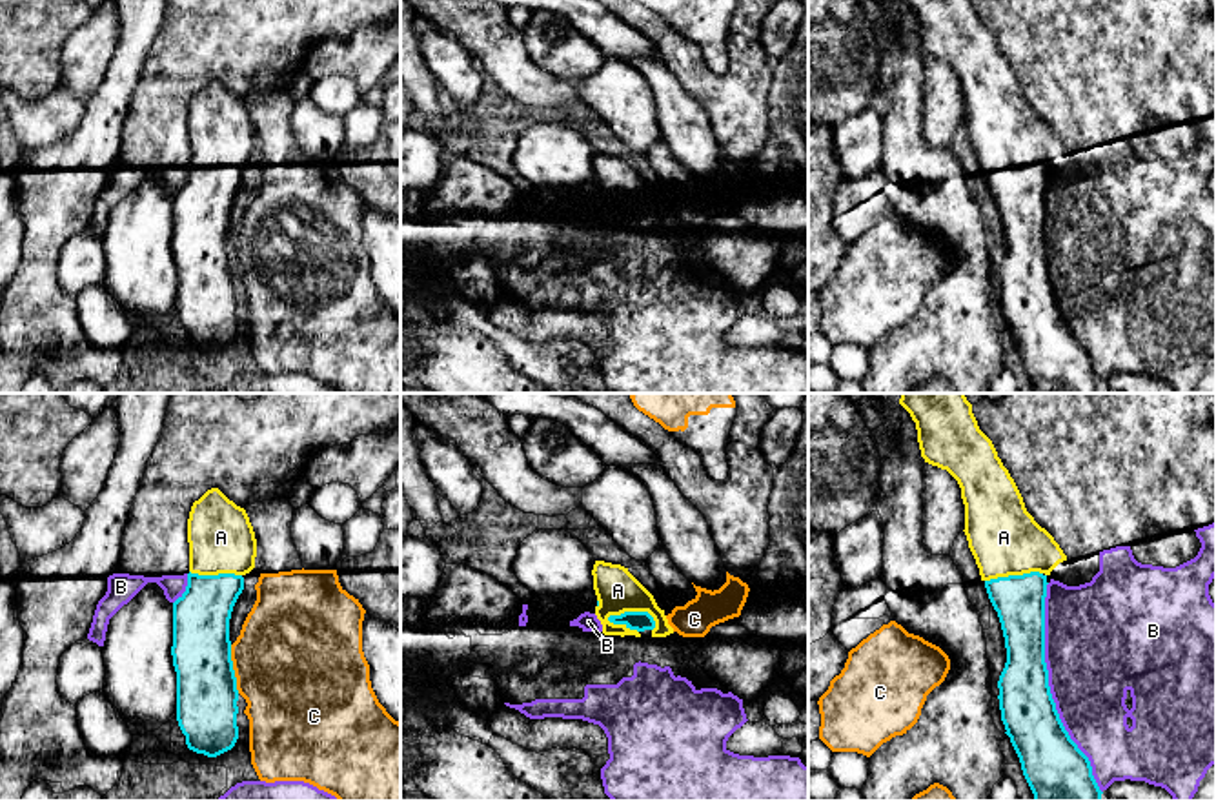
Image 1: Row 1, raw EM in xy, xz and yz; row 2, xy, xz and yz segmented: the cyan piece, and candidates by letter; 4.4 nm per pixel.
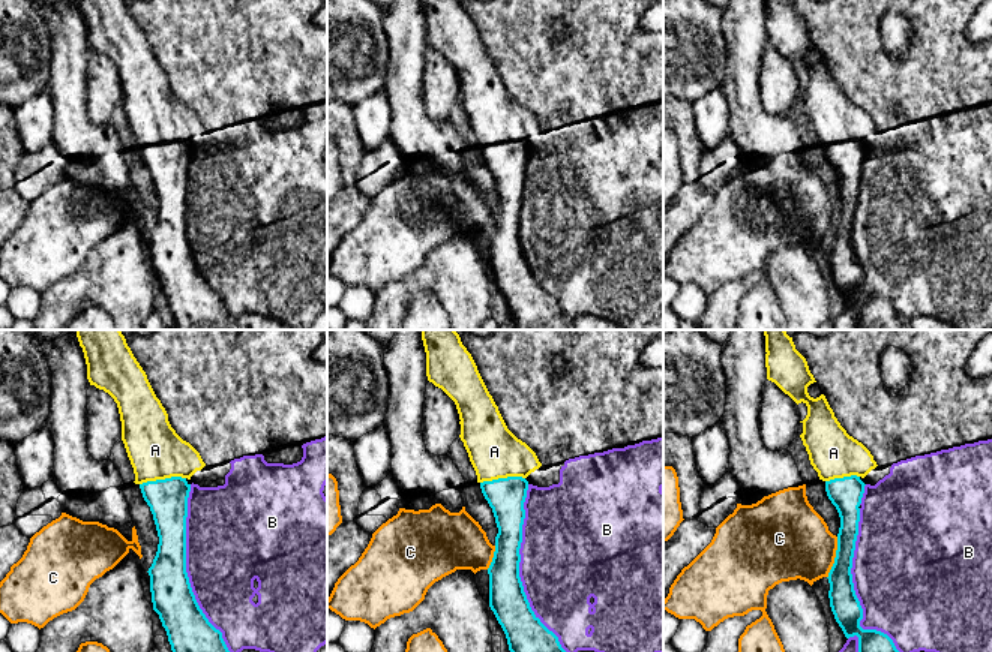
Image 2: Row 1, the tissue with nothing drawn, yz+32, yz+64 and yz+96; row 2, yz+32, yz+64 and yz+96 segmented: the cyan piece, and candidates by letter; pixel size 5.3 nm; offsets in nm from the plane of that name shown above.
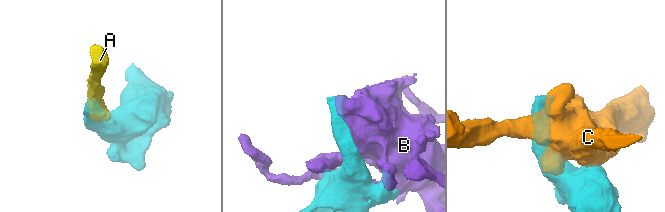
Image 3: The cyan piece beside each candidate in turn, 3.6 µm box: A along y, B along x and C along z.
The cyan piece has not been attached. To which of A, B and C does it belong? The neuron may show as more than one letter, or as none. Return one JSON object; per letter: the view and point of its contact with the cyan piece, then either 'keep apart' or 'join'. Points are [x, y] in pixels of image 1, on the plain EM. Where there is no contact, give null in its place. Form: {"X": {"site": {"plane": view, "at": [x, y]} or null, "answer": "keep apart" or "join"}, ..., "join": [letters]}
{"A": {"site": {"plane": "xz", "at": [634, 204]}, "answer": "join"}, "B": {"site": {"plane": "yz", "at": [1049, 281]}, "answer": "keep apart"}, "C": {"site": {"plane": "xy", "at": [232, 261]}, "answer": "keep apart"}, "join": ["A"]}

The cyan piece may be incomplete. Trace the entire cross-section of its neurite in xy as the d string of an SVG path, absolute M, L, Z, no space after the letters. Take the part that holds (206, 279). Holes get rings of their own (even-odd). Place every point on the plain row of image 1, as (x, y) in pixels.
M211 80L191 98L187 135L187 178L173 195L177 313L189 342L217 350L231 342L238 331L238 282L231 253L229 211L244 182L244 167L255 160L257 131L246 102L218 80Z

